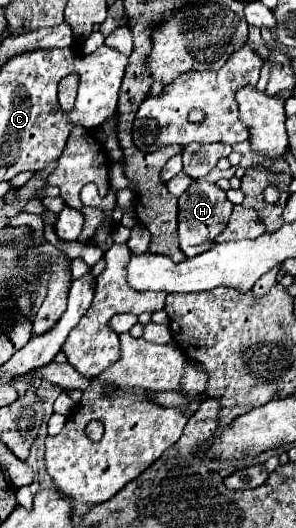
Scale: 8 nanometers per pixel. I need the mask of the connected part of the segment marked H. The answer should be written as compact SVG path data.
M194 180L190 188L178 198L178 238L182 252L192 258L212 248L214 238L226 228L226 222L232 214L234 204L226 198L226 192L220 190L216 184L210 184L206 180Z

